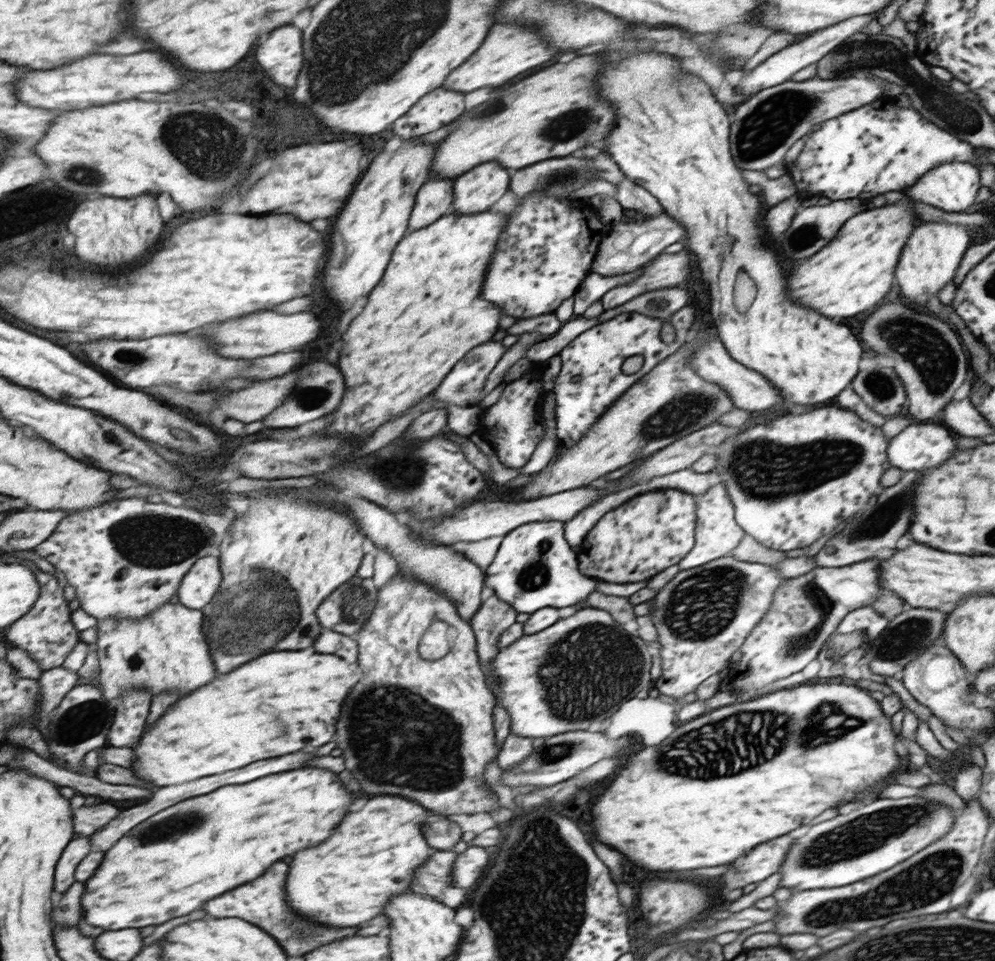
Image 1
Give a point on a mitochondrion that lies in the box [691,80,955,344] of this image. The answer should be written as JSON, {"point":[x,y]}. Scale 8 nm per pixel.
{"point":[769,126]}

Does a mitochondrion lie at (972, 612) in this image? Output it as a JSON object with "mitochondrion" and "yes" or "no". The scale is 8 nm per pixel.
{"mitochondrion":"no"}

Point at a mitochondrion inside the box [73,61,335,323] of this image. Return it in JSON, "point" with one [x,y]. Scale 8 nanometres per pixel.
{"point":[221,133]}

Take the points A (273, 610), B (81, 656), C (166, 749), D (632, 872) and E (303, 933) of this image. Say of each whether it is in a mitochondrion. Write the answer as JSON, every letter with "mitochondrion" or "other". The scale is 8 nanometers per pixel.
{"A":"mitochondrion","B":"other","C":"other","D":"other","E":"mitochondrion"}

